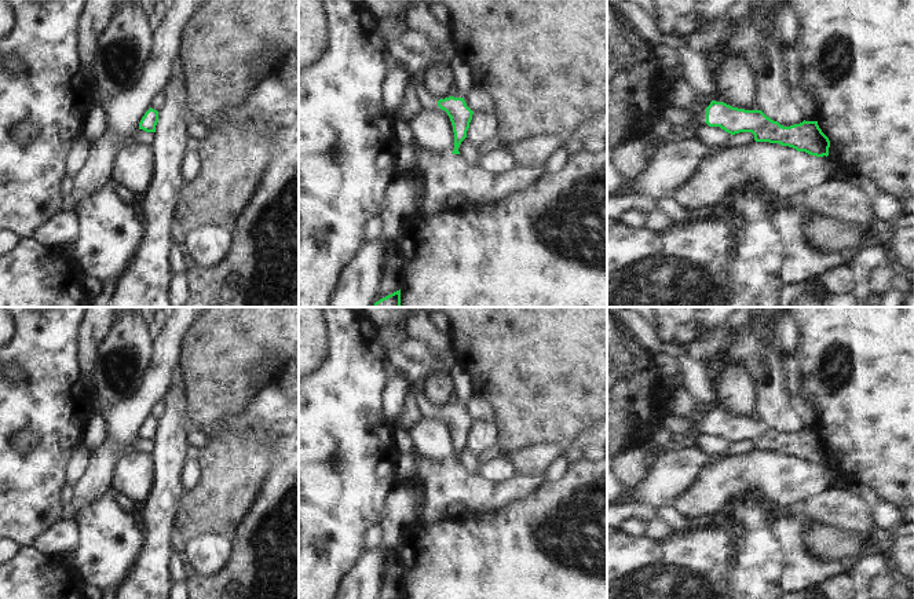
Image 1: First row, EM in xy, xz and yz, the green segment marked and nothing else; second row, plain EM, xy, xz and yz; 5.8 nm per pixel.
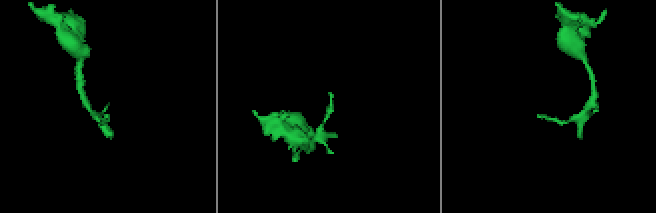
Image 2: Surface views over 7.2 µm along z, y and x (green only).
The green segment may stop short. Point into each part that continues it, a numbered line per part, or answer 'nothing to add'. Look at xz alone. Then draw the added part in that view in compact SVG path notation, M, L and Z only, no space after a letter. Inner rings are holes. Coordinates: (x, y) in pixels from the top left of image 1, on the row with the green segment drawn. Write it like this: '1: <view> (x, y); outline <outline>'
1: xz (427, 102); outline M414 83L414 91L421 110L439 110L439 99L427 92L424 83Z

